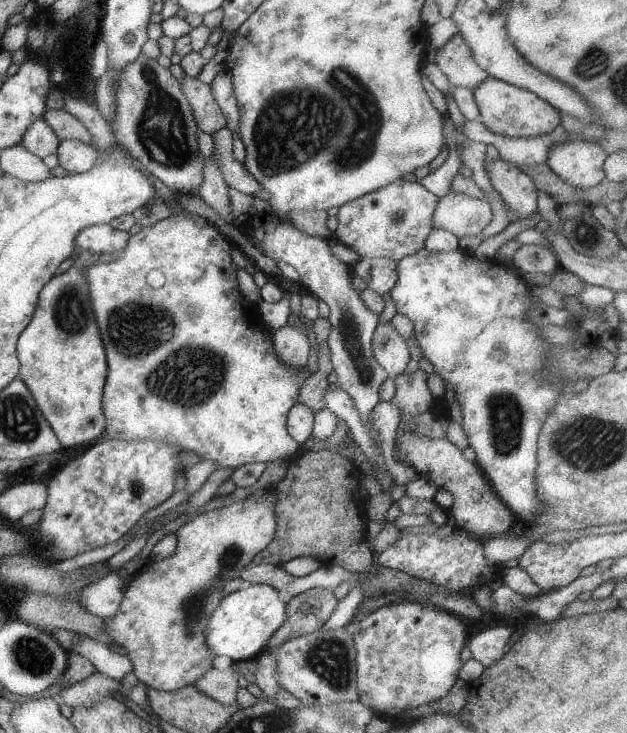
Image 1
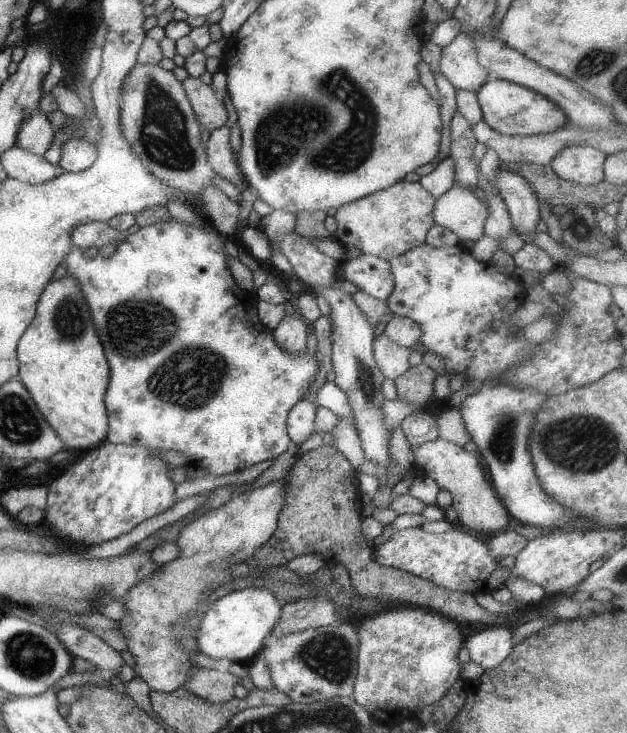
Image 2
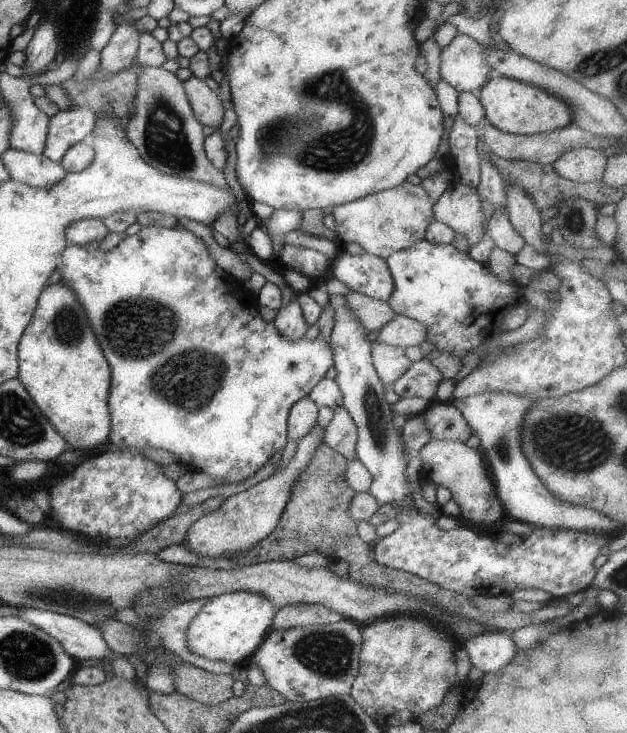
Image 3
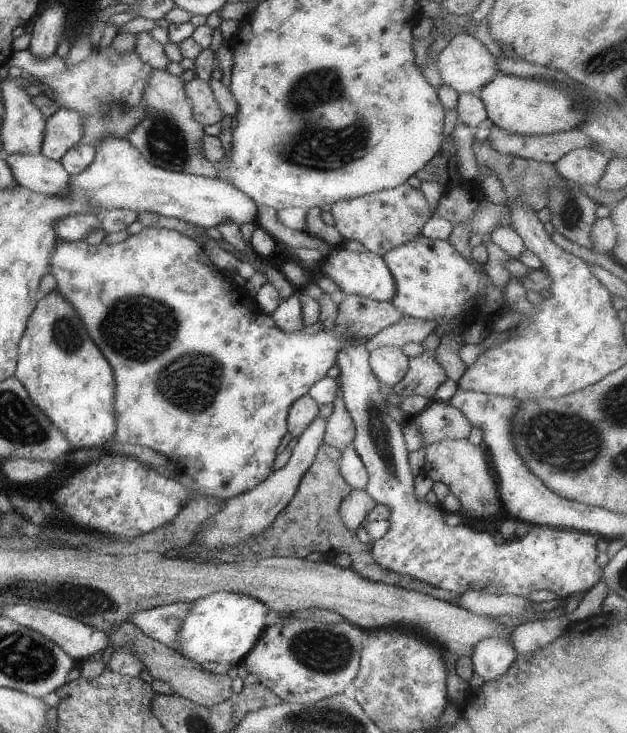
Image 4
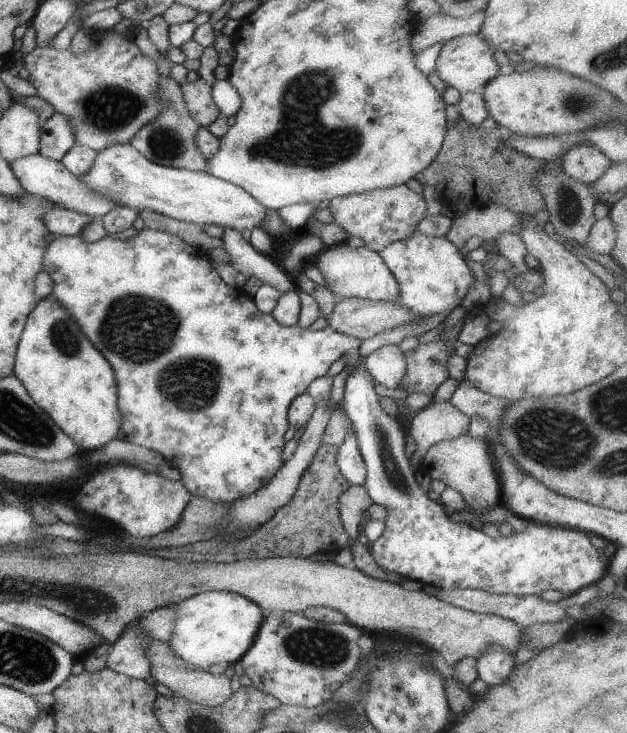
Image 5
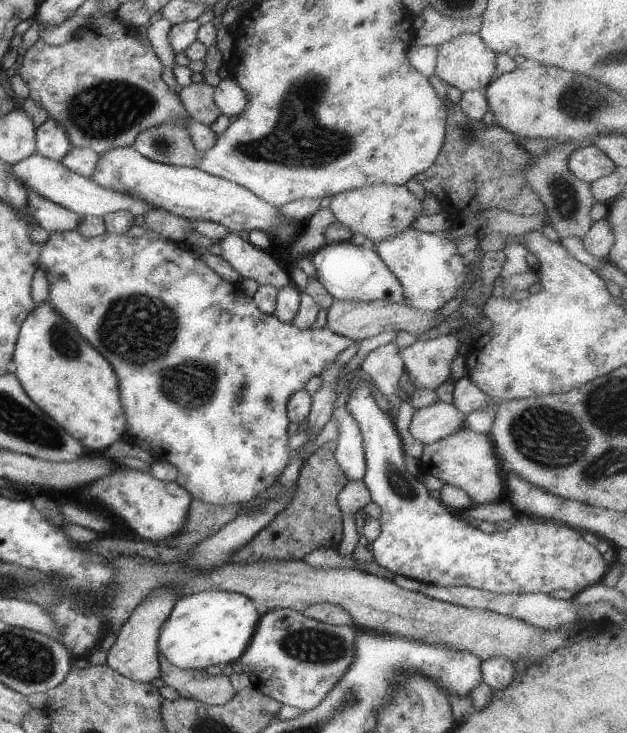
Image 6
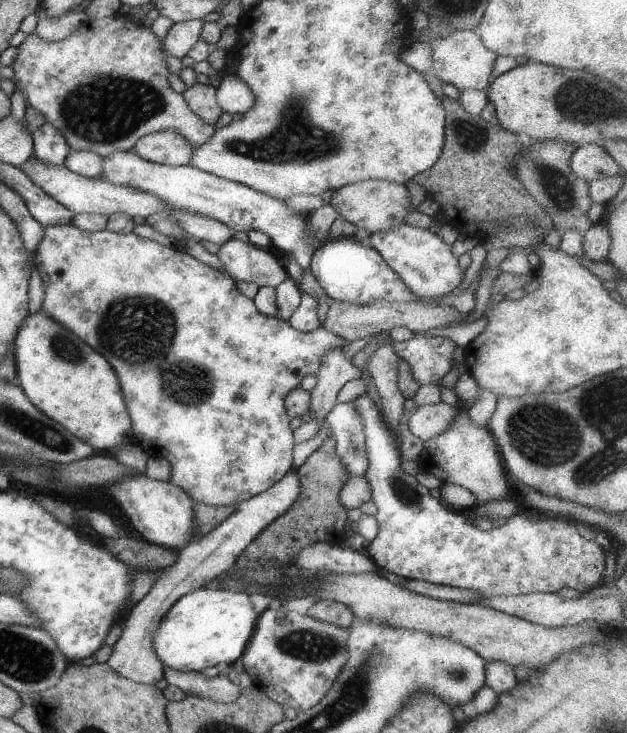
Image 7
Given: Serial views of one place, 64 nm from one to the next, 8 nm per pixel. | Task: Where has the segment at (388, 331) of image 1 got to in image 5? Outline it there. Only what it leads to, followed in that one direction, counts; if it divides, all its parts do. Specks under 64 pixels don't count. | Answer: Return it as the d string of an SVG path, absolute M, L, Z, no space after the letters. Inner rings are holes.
M384 345L364 360L367 373L386 388L397 388L407 371L405 354L399 345Z

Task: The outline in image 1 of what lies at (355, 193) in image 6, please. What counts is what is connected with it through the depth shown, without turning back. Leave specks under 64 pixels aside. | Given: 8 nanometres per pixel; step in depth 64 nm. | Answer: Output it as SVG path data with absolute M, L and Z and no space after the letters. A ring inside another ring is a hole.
M398 178L394 183L356 198L340 207L338 228L333 239L354 249L361 258L386 258L394 261L418 252L432 232L432 220L439 198L422 184Z

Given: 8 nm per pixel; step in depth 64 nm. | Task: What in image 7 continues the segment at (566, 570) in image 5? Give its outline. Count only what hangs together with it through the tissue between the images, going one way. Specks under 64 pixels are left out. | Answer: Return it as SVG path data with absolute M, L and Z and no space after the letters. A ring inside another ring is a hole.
M367 393L357 396L351 403L363 420L369 458L368 470L363 476L371 487L371 499L377 506L375 517L379 522L378 534L374 540L368 542L365 552L378 567L406 579L470 589L479 594L478 599L498 595L557 593L563 588L588 594L590 590L604 583L602 572L606 570L607 551L594 541L586 540L574 522L564 522L547 515L516 513L504 526L488 531L478 529L470 522L467 513L450 510L440 500L432 497L430 489L418 482L415 475L404 472L400 467L403 460L400 457L399 438Z

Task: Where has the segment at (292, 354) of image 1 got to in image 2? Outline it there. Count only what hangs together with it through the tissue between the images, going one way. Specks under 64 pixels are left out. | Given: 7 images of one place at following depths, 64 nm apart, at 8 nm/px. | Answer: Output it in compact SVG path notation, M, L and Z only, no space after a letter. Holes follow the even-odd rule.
M297 308L294 309L292 315L284 314L284 318L280 318L280 324L273 331L274 340L286 352L298 354L306 347L308 323L301 316Z

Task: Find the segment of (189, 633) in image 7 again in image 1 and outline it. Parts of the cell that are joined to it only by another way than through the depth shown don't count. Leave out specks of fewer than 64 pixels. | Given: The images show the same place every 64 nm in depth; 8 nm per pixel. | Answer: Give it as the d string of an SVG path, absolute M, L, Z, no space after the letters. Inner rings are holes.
M265 583L247 584L245 589L238 590L232 594L226 595L220 600L218 608L212 612L212 616L208 618L208 626L204 628L204 640L208 650L214 656L227 656L235 663L242 661L250 661L257 659L263 655L268 648L267 641L272 634L284 625L286 621L286 604L280 601L279 591Z

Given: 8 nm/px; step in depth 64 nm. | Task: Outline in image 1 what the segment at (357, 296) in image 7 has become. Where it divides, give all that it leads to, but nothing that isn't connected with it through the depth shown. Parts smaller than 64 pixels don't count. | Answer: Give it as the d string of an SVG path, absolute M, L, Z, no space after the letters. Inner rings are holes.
M361 258L351 267L351 272L380 296L390 293L398 279L396 261L386 258Z

